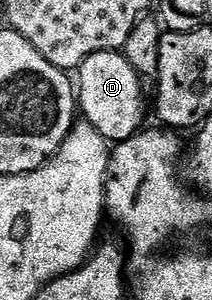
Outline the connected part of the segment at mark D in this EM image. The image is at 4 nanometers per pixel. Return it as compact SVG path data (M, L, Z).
M121 51L91 53L75 75L75 94L84 122L95 125L110 144L127 141L142 130L145 119L145 95L141 92L142 76L125 60Z

